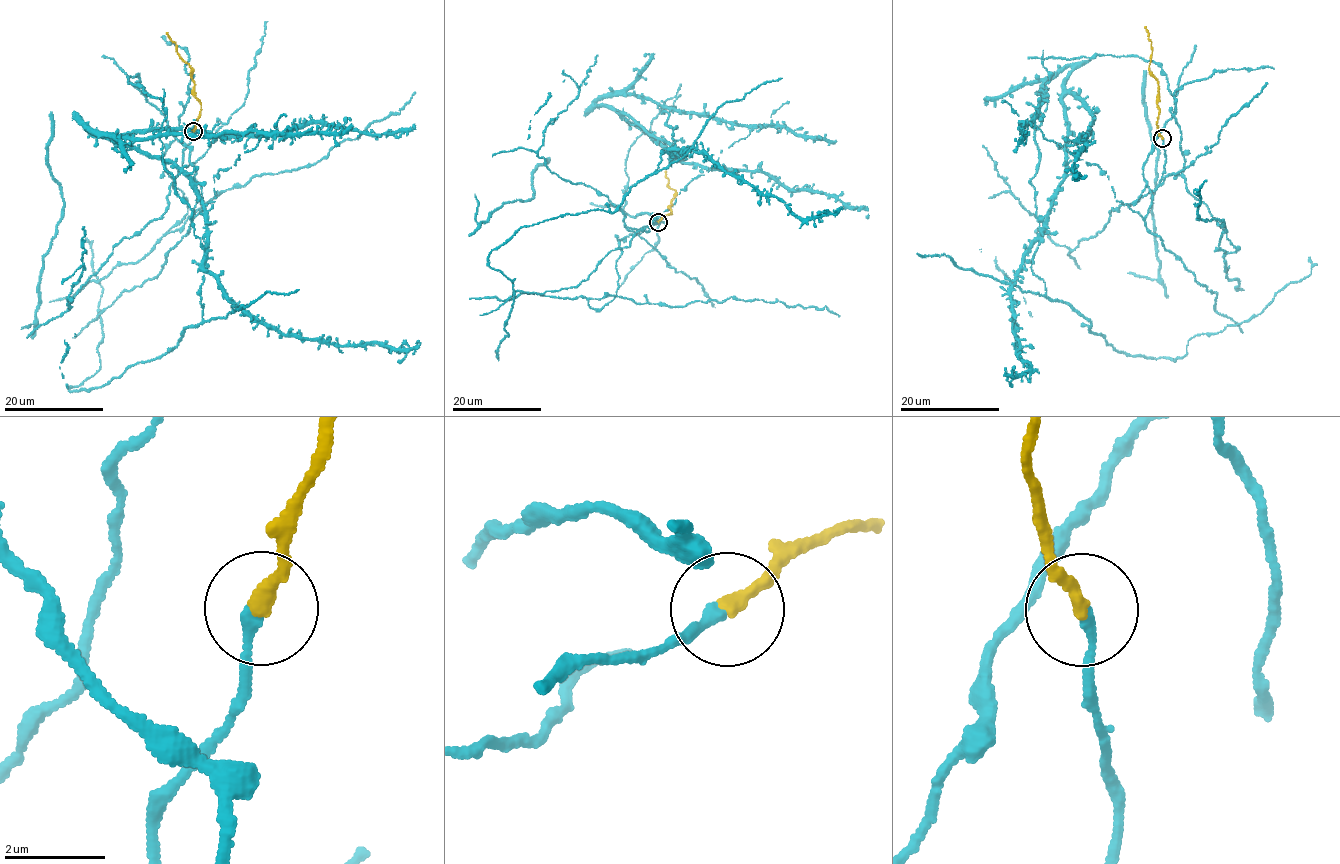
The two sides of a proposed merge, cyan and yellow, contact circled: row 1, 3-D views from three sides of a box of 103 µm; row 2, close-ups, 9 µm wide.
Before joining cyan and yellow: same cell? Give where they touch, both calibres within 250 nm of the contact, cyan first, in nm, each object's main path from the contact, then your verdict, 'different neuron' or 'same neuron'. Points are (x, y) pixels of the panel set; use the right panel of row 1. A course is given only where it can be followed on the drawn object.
place (1162, 138); calibres 240 and 280 nm; course cyan (1162, 138), (1175, 104), (1157, 64), (1042, 58), (1039, 236), (1010, 283), (1174, 361), (1309, 257); course yellow (1162, 138), (1157, 125), (1157, 79), (1150, 69), (1151, 42), (1145, 26); same neuron

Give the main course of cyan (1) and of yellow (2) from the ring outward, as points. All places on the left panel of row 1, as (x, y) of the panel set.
1: (193, 131), (183, 145), (129, 76), (163, 97), (163, 164), (240, 309), (70, 391), (104, 337), (85, 238)
2: (193, 131), (201, 104), (195, 96), (191, 67), (166, 33)

